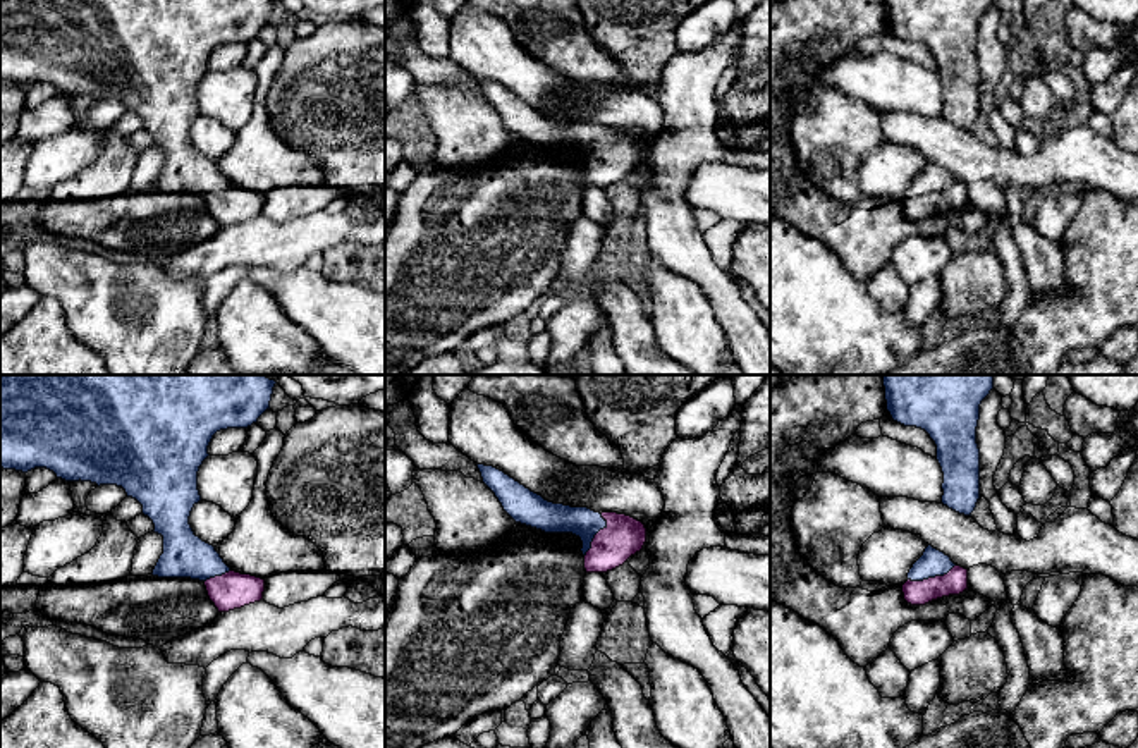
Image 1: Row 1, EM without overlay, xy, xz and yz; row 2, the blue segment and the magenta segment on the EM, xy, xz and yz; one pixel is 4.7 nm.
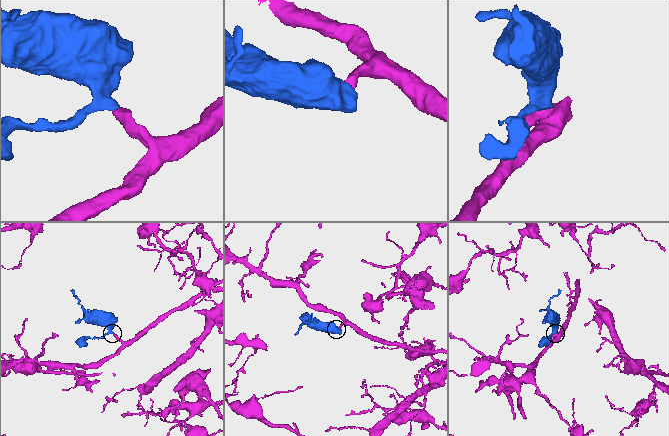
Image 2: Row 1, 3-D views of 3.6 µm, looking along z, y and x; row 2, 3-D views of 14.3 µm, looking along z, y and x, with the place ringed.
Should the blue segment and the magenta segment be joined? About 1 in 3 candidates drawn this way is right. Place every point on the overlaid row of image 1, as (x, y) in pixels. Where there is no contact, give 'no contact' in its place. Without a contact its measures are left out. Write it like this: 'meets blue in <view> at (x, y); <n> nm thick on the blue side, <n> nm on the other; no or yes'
meets blue in yz at (930, 576); 130 nm thick on the blue side, 110 nm on the other; yes

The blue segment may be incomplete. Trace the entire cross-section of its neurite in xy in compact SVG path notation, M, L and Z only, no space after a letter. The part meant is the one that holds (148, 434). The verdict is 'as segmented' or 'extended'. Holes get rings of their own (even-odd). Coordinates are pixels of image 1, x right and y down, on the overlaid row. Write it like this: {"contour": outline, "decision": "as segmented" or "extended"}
{"contour": "M0 375L0 466L22 473L46 468L65 481L122 487L163 536L163 554L151 574L199 579L218 612L241 609L263 600L265 579L232 571L213 545L194 535L189 516L201 500L198 471L213 435L256 423L270 409L275 383L265 375Z", "decision": "extended"}

